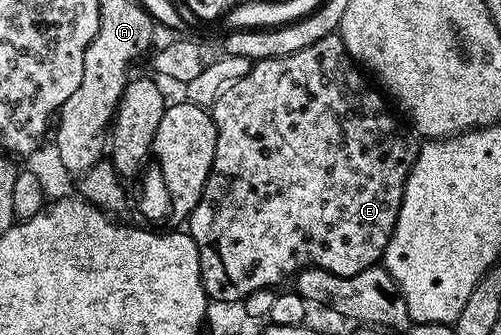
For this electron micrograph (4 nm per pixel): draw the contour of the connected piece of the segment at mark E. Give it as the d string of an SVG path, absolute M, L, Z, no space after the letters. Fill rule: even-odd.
M336 34L321 38L313 42L313 46L305 46L305 50L297 50L293 54L254 61L243 78L226 85L215 99L210 114L215 119L217 150L213 154L213 166L209 170L201 202L197 202L185 224L186 231L191 233L193 242L197 242L199 247L201 282L211 300L231 303L244 301L254 291L262 288L274 289L282 280L290 281L304 268L319 267L335 275L349 276L378 265L382 261L383 251L395 232L395 223L403 201L403 187L407 184L411 167L415 165L417 144L415 148L416 137L395 121L396 113L394 111L391 113L387 109L388 101L382 95L379 97L367 85L366 78L368 79L357 67L356 61L347 53L343 37Z

